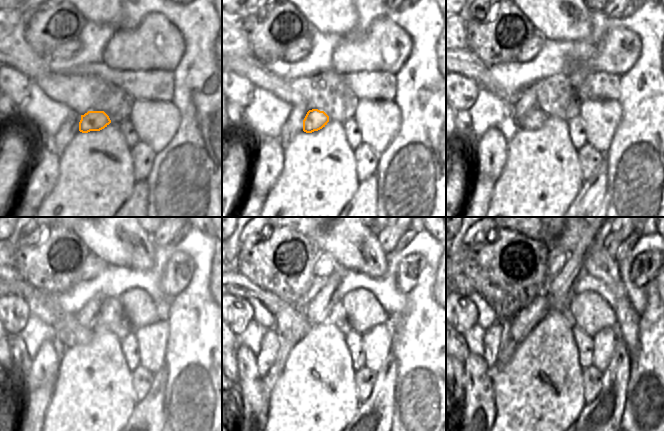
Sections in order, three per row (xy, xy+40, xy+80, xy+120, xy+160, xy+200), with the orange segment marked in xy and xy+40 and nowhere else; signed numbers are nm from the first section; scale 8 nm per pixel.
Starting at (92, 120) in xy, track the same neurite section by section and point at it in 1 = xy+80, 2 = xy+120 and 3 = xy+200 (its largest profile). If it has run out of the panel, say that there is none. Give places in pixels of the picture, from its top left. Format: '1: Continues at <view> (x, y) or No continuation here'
1: Continues at xy+80 (535, 119)
2: Continues at xy+120 (33, 296)
3: Continues at xy+200 (486, 317)

